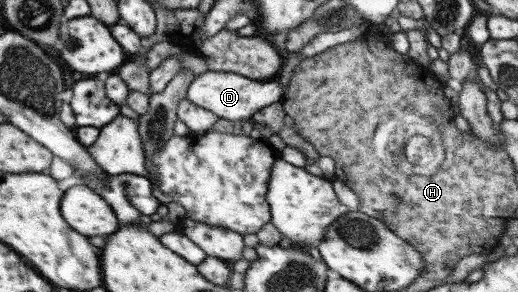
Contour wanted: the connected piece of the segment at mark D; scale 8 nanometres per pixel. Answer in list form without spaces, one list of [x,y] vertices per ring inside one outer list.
[[[206,70],[188,84],[186,90],[187,102],[211,111],[219,119],[235,122],[236,120],[251,120],[261,109],[269,107],[281,100],[283,94],[279,85],[279,72],[270,80],[254,81],[233,73],[222,73],[216,70]]]

